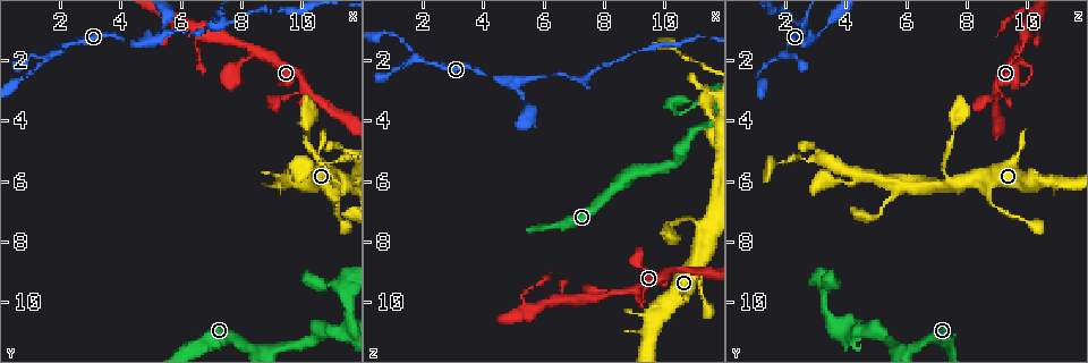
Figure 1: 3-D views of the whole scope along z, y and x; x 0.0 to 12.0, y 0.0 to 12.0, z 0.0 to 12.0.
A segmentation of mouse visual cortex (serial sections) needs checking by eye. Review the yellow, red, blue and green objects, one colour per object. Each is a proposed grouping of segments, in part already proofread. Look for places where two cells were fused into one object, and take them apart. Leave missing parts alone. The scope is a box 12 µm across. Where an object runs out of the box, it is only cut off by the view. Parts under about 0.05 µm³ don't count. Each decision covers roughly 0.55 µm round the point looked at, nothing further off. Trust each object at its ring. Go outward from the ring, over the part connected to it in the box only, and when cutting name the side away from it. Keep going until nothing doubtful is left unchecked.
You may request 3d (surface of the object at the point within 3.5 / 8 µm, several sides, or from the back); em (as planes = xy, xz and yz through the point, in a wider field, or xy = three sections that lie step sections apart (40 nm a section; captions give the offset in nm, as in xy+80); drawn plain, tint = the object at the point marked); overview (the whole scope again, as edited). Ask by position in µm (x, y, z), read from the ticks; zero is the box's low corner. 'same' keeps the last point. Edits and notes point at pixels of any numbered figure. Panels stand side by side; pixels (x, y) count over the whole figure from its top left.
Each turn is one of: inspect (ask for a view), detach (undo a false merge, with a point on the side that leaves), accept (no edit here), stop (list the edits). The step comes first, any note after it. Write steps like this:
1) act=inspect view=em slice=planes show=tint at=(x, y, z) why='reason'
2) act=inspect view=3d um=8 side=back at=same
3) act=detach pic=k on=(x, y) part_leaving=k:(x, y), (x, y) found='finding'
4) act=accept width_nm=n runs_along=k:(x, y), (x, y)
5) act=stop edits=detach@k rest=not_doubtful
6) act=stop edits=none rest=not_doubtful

act=inspect view=3d um=3.5 at=(8.5, 1.7, 9.6) why='small branch off a trunk'

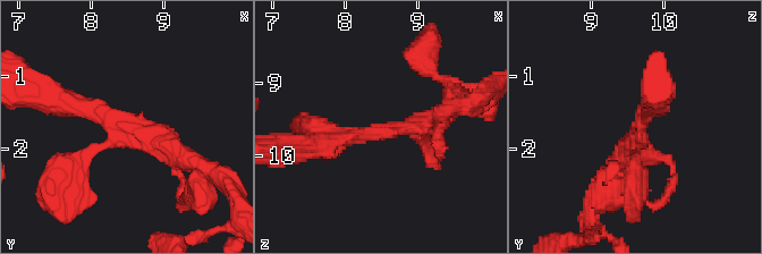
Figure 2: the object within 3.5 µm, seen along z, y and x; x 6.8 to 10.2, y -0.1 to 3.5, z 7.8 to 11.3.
act=inspect view=em slice=planes show=tint at=(8.45, 1.70, 9.65) arms=3 arm_widths_nm=100,250,250

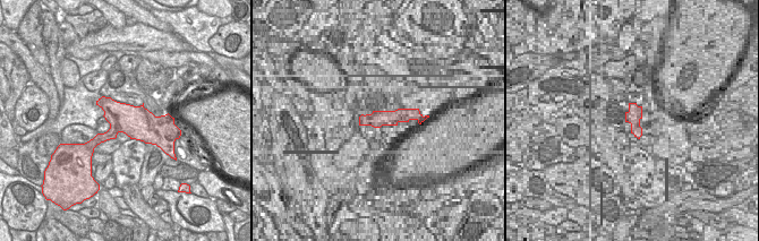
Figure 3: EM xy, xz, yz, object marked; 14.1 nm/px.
act=accept runs_along=2:(187, 158), (103, 112), (58, 99) found='one cell here'

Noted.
act=inspect view=3d um=3.5 at=(4.9, 1.4, 2.7) why='three arms meet'

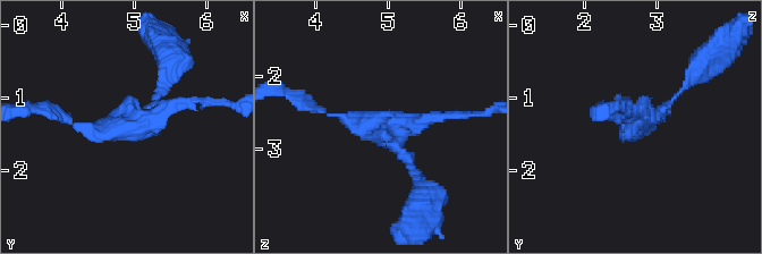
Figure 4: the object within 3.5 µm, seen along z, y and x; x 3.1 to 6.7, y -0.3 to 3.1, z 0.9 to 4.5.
act=inspect view=em slice=xy step=2 show=plain at=(4.90, 1.45, 2.75) arms=3 arm_widths_nm=100,150,200 why='need the tissue'

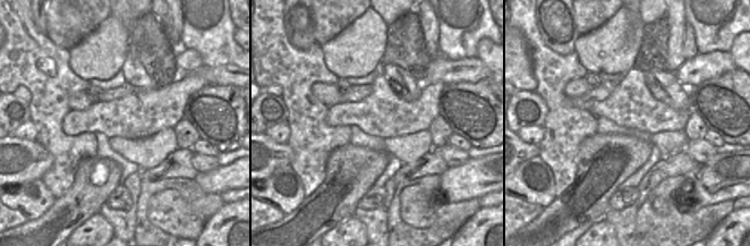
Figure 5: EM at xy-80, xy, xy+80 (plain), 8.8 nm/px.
act=inspect view=em slice=xy step=2 show=tint at=same why='with the object marked'

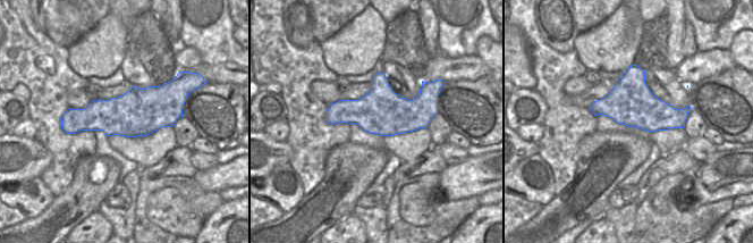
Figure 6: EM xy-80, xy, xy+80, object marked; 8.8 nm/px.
act=accept runs_along=4:(58, 113), (107, 132), (194, 100) found='one cell here'

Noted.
act=inspect view=em slice=xy step=2 show=tint at=(1.7, 1.8, 1.9) why='branch point'

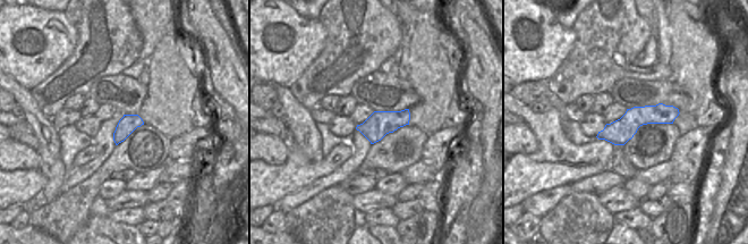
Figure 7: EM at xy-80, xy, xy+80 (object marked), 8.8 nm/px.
act=inspect view=3d um=3.5 side=back at=same why='wider look'

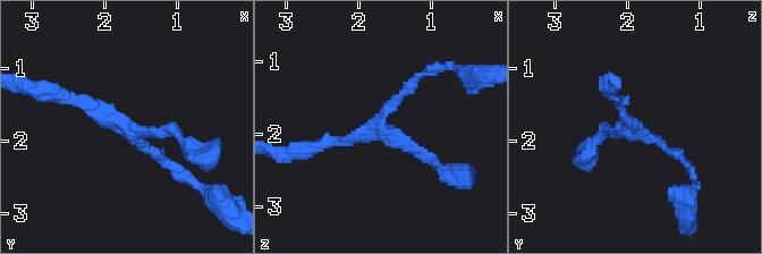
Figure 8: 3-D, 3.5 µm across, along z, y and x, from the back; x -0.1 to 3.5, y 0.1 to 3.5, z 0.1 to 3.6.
act=accept runs_along=7:(676, 111), (601, 136) found='continuous, no second cell'

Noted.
act=inspect view=3d um=3.5 at=(5.7, 1.1, 2.6) why='calibre changes'

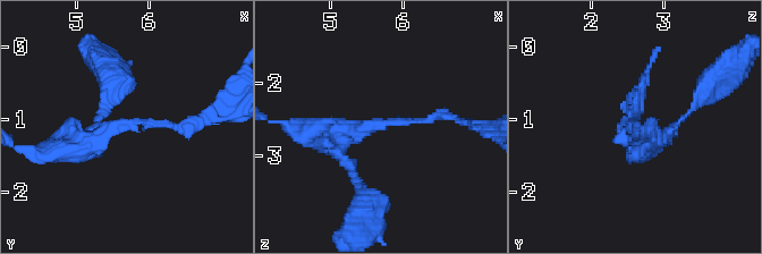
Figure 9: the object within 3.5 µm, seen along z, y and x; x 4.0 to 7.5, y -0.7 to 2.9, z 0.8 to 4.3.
act=inspect view=em slice=xy step=2 show=tint at=(5.60, 1.05, 2.60) arm_widths_nm=100,350 why='shape alone is not enough'

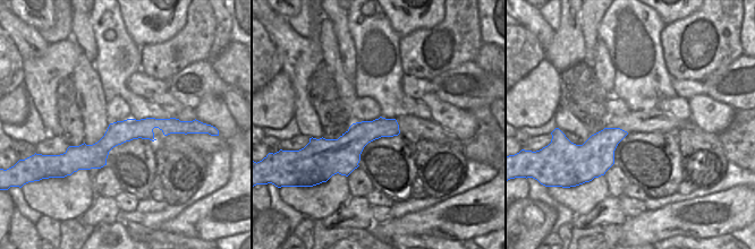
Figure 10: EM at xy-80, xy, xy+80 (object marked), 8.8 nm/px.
act=accept runs_along=10:(184, 130), (147, 125), (99, 151), (71, 149) found='all the same cell'

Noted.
act=inspect view=3d um=8 at=(7.3, 0.8, 2.6) why='three arms meet'

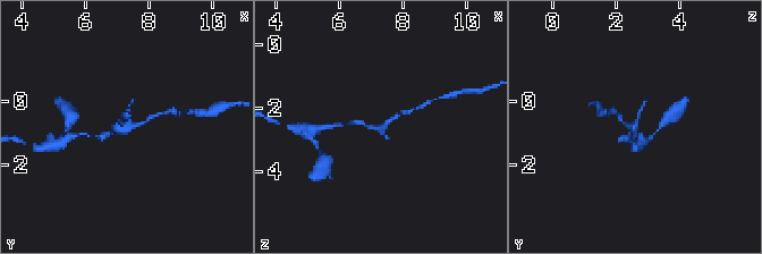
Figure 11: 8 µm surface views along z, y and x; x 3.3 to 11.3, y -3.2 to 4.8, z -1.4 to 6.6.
act=inspect view=3d um=3.5 at=(7.2, 0.8, 2.6) why='zoom in'

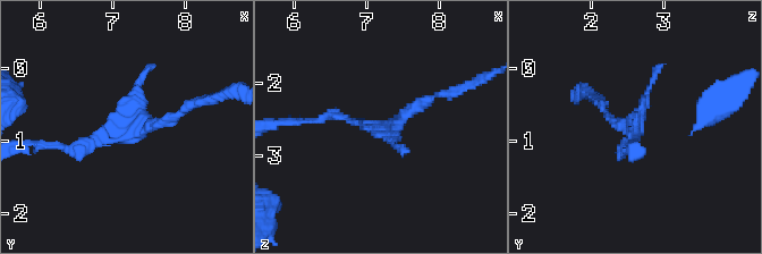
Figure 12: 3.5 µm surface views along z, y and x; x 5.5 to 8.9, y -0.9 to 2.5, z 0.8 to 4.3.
act=inspect view=em slice=planes show=tint at=(7.30, 0.85, 2.65) why='shape alone is not enough'

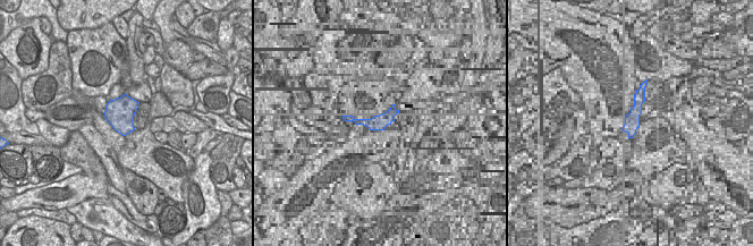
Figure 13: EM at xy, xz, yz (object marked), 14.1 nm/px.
act=accept runs_along=12:(66, 150), (170, 123), (191, 106) found='continuous, no second cell'

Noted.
act=stop edits=none rest=not_doubtful

